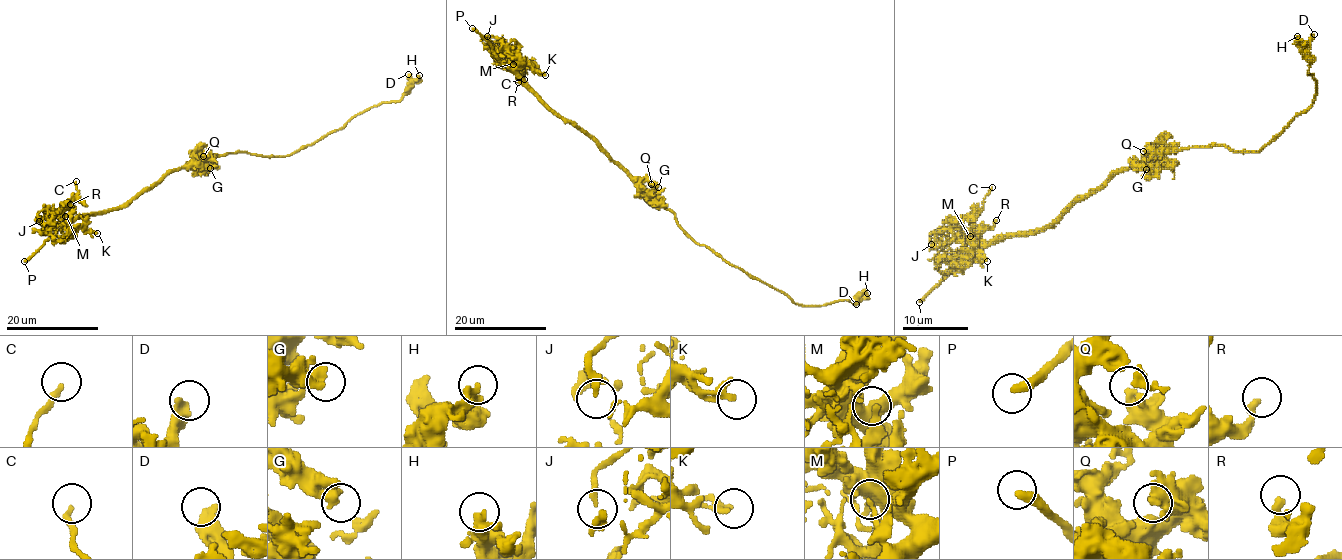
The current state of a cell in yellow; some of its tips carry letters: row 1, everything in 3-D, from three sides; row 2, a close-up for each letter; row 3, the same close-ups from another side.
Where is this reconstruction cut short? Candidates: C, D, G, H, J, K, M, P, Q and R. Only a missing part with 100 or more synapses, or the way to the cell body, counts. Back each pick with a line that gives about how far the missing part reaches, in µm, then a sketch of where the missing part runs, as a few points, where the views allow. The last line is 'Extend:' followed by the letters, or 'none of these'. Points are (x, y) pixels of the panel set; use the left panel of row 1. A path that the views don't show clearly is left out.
P: about 60 µm are missing
Extend: P

